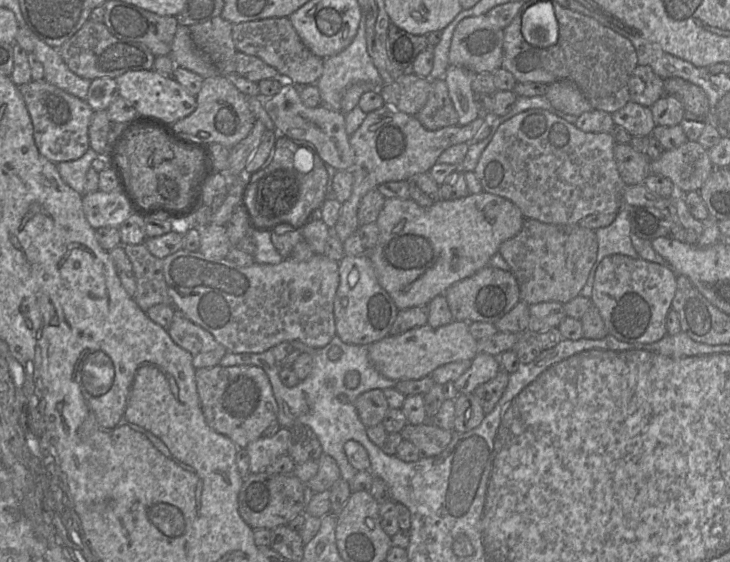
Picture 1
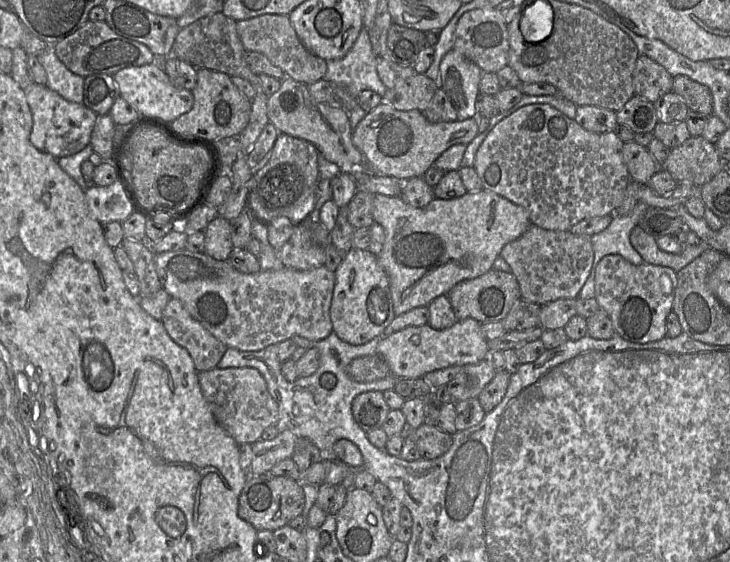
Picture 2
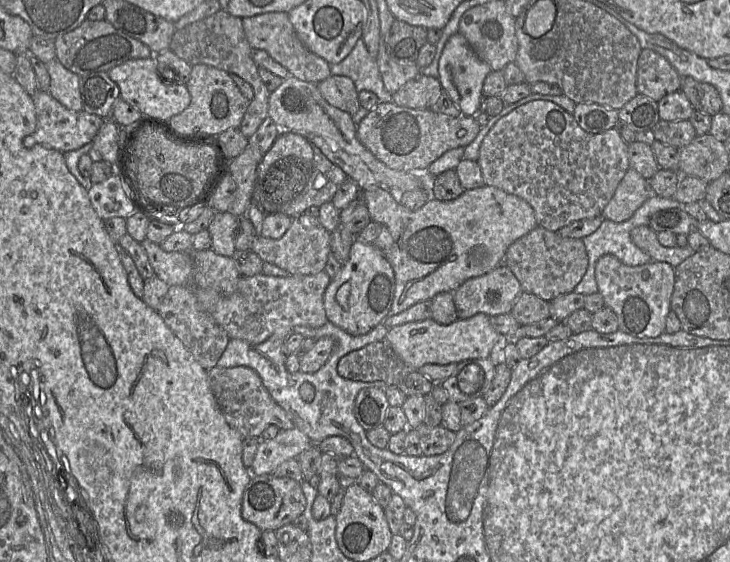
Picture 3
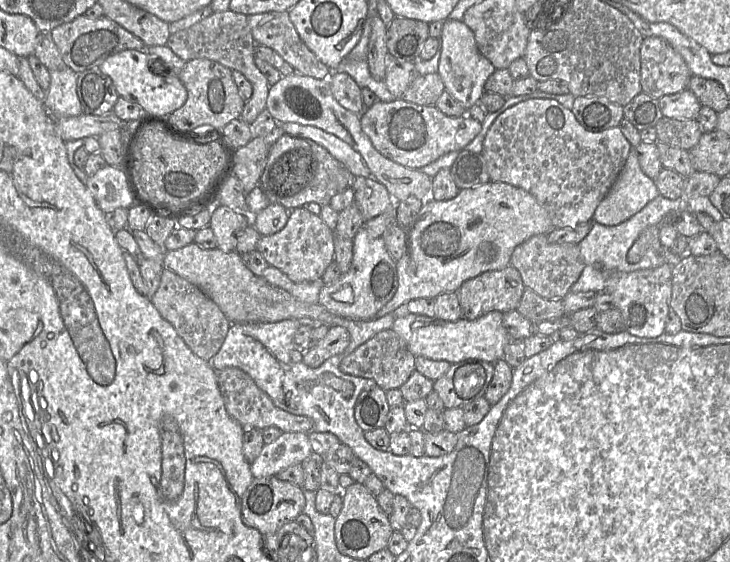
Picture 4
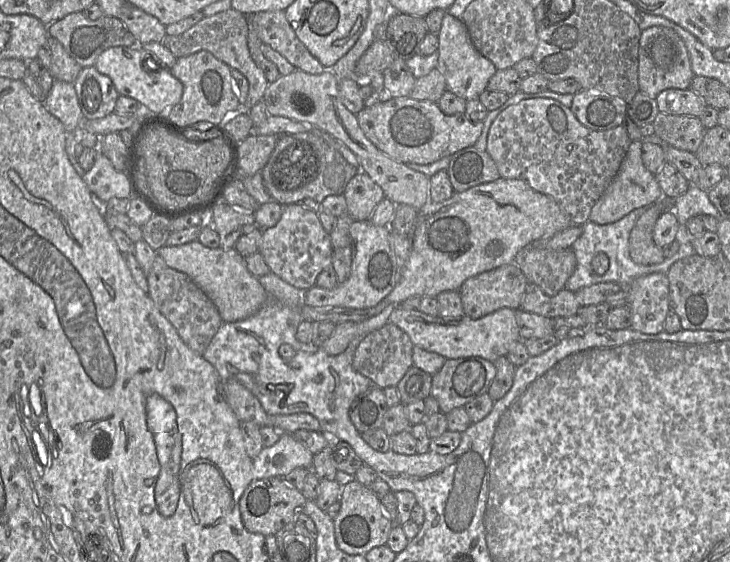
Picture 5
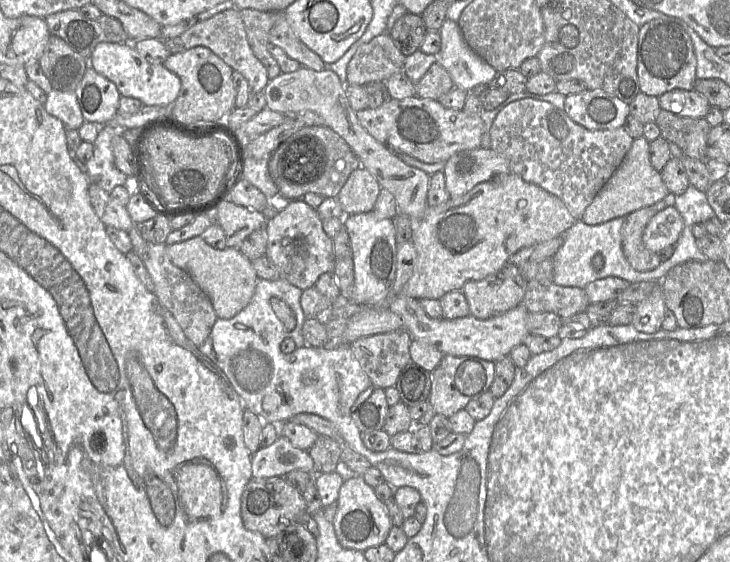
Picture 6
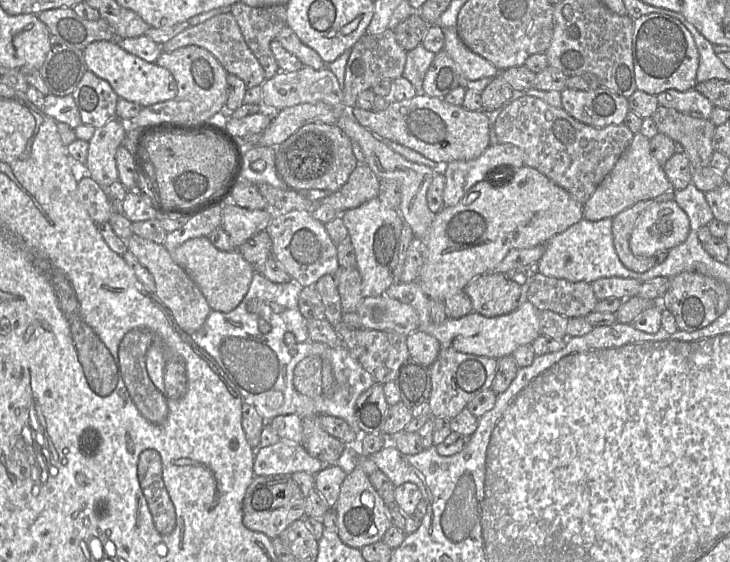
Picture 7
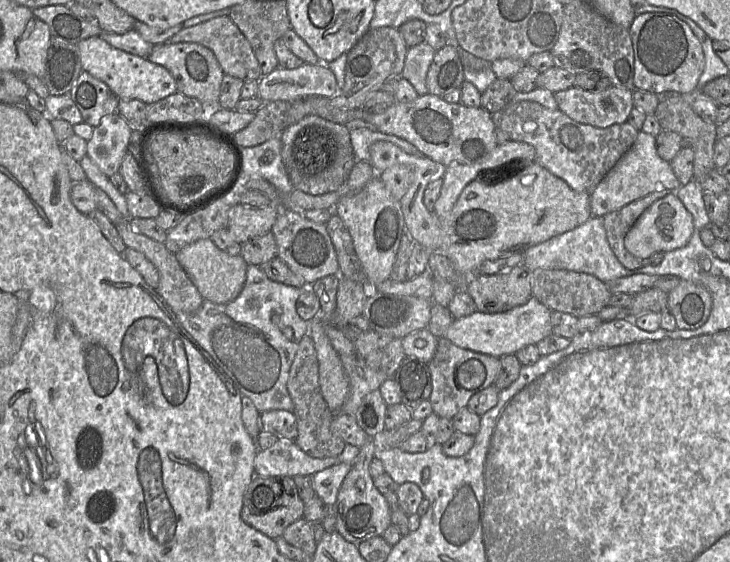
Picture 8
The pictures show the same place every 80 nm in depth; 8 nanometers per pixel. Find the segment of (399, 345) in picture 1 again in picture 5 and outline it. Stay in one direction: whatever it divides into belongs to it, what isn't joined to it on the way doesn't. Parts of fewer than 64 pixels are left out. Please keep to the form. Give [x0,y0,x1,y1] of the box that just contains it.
[389,306,520,362]

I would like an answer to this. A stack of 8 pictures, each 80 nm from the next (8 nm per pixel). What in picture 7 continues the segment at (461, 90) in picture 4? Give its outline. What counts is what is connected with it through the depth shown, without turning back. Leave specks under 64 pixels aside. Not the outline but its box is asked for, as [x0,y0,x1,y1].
[443,28,500,82]

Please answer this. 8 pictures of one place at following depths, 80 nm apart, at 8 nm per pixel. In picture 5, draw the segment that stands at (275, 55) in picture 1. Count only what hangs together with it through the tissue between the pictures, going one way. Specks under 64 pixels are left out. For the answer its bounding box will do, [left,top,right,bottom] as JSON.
[248,10,326,74]

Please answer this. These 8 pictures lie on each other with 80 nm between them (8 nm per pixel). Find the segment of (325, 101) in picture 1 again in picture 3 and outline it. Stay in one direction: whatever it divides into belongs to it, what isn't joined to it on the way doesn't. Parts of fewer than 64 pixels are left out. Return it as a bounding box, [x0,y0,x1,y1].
[330,39,392,103]

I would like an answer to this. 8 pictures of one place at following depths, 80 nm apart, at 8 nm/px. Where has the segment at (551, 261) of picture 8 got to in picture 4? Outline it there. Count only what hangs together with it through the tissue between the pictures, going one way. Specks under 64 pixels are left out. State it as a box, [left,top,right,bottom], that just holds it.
[571,194,685,292]

